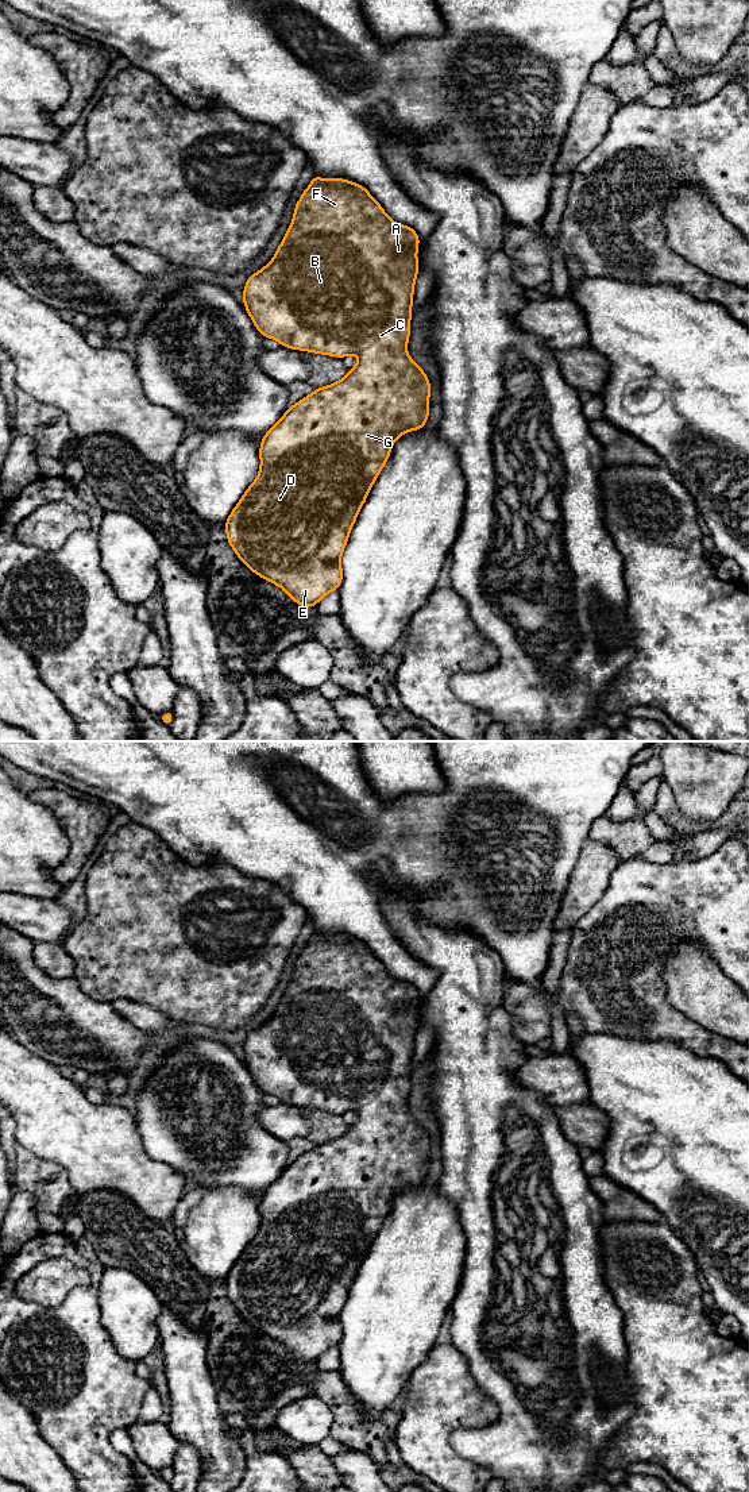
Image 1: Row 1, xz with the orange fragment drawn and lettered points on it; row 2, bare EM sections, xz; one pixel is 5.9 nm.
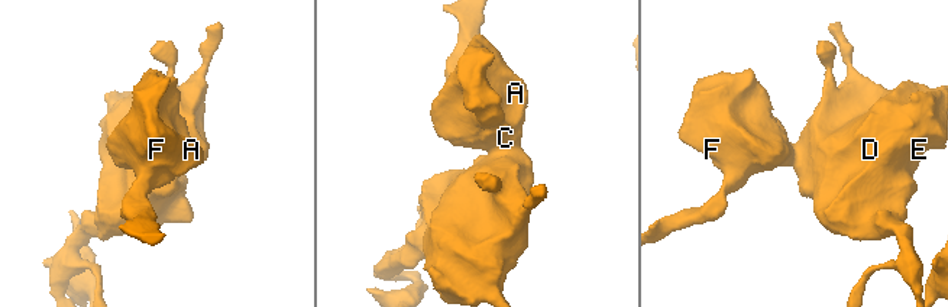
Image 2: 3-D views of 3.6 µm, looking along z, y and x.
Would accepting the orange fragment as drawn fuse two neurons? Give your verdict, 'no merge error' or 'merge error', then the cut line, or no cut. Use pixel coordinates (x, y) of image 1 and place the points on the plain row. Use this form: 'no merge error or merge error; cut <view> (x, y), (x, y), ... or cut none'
no merge error; cut none

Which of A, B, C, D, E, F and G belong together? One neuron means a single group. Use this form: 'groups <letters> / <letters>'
groups A B C D E F G

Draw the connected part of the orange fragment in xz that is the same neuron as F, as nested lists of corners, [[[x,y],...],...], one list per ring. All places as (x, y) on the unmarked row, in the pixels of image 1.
[[[313,932],[310,941],[301,951],[301,955],[294,963],[293,978],[282,999],[277,1005],[274,1014],[258,1029],[248,1033],[243,1046],[243,1060],[256,1086],[265,1094],[275,1095],[282,1103],[324,1110],[325,1113],[333,1110],[339,1115],[352,1110],[360,1111],[358,1121],[352,1123],[343,1136],[314,1145],[313,1149],[290,1163],[283,1169],[282,1175],[266,1188],[259,1204],[259,1230],[233,1264],[224,1281],[228,1299],[238,1314],[258,1333],[282,1343],[294,1358],[305,1364],[316,1362],[324,1352],[340,1343],[343,1335],[340,1321],[341,1310],[358,1269],[390,1213],[393,1199],[408,1187],[420,1187],[426,1180],[429,1172],[429,1148],[432,1145],[429,1134],[421,1123],[410,1115],[406,1106],[410,1092],[413,1046],[420,1025],[417,1019],[418,1001],[418,990],[409,982],[401,982],[393,978],[364,942],[344,934],[324,936],[318,932]]]

